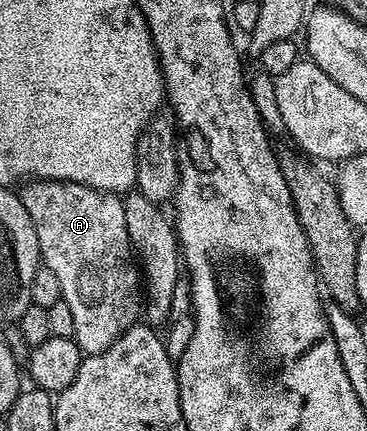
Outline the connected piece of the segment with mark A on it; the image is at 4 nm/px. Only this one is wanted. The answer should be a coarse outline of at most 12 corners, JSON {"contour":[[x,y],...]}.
{"contour":[[23,184],[86,355],[139,324],[123,198]]}

